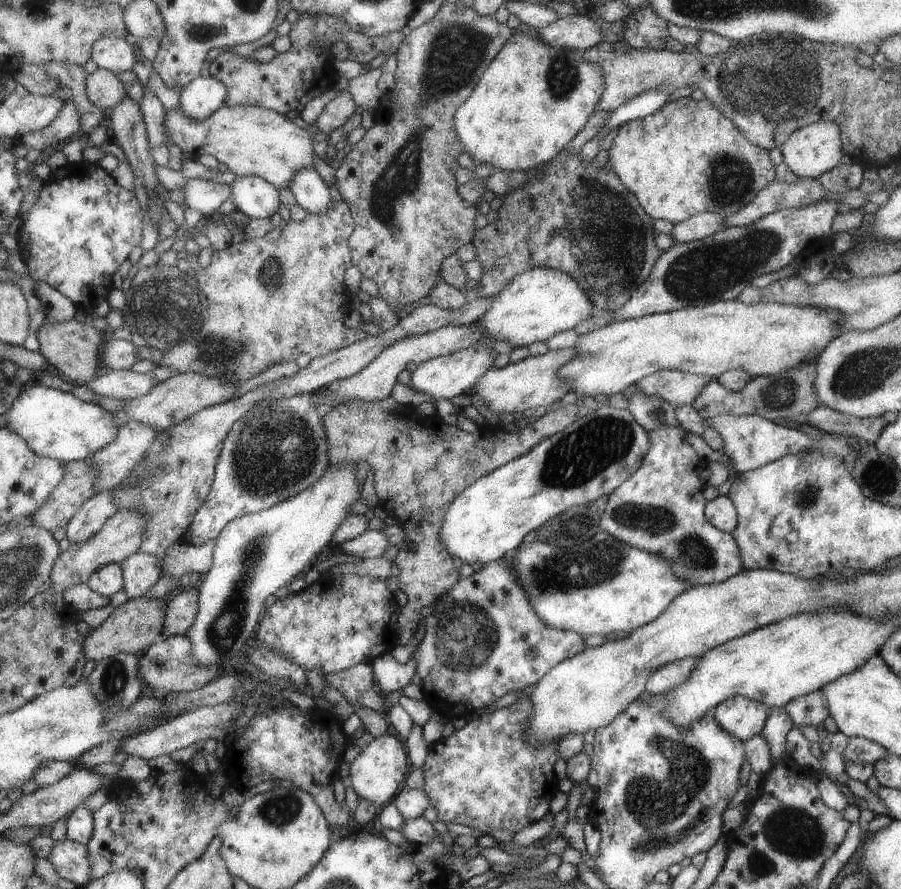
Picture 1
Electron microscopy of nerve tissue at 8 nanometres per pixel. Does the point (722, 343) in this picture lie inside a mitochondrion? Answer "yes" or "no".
no

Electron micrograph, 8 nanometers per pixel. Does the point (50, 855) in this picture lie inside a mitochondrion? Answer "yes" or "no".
no

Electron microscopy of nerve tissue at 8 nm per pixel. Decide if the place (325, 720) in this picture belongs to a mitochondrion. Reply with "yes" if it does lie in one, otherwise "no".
no

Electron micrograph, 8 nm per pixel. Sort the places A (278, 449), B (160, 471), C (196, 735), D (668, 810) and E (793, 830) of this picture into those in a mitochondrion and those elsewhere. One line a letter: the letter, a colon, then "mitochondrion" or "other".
A: mitochondrion
B: mitochondrion
C: other
D: mitochondrion
E: mitochondrion

